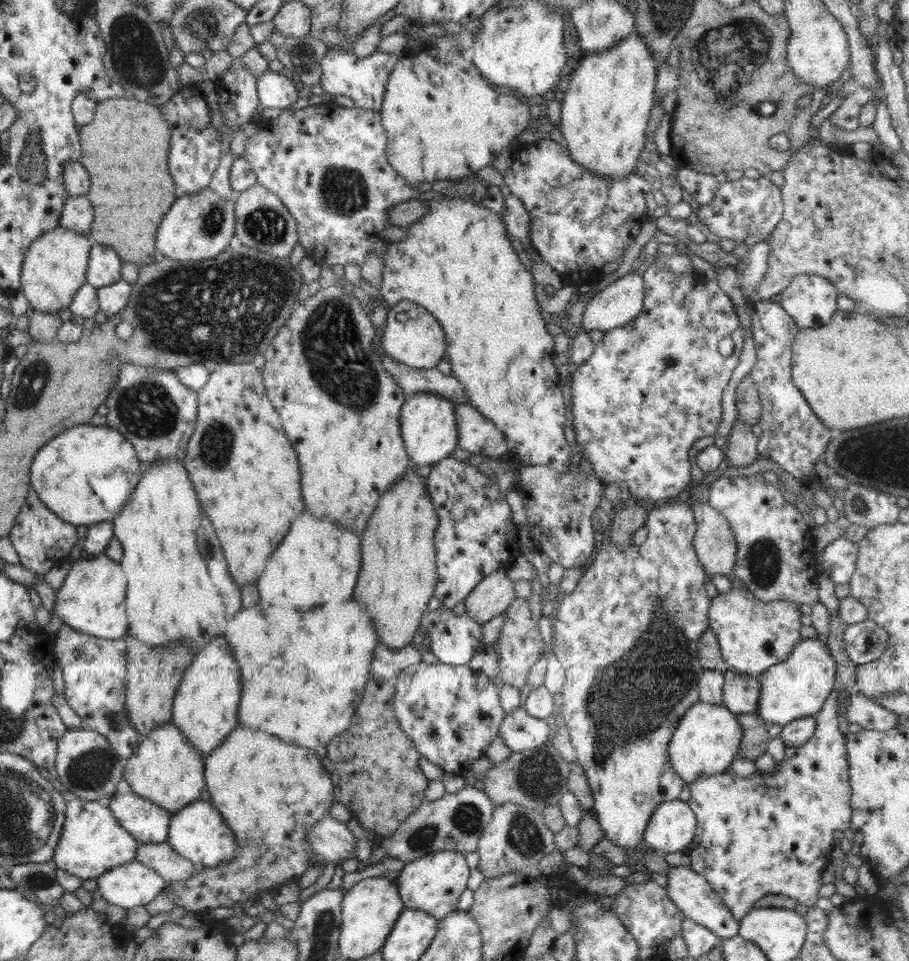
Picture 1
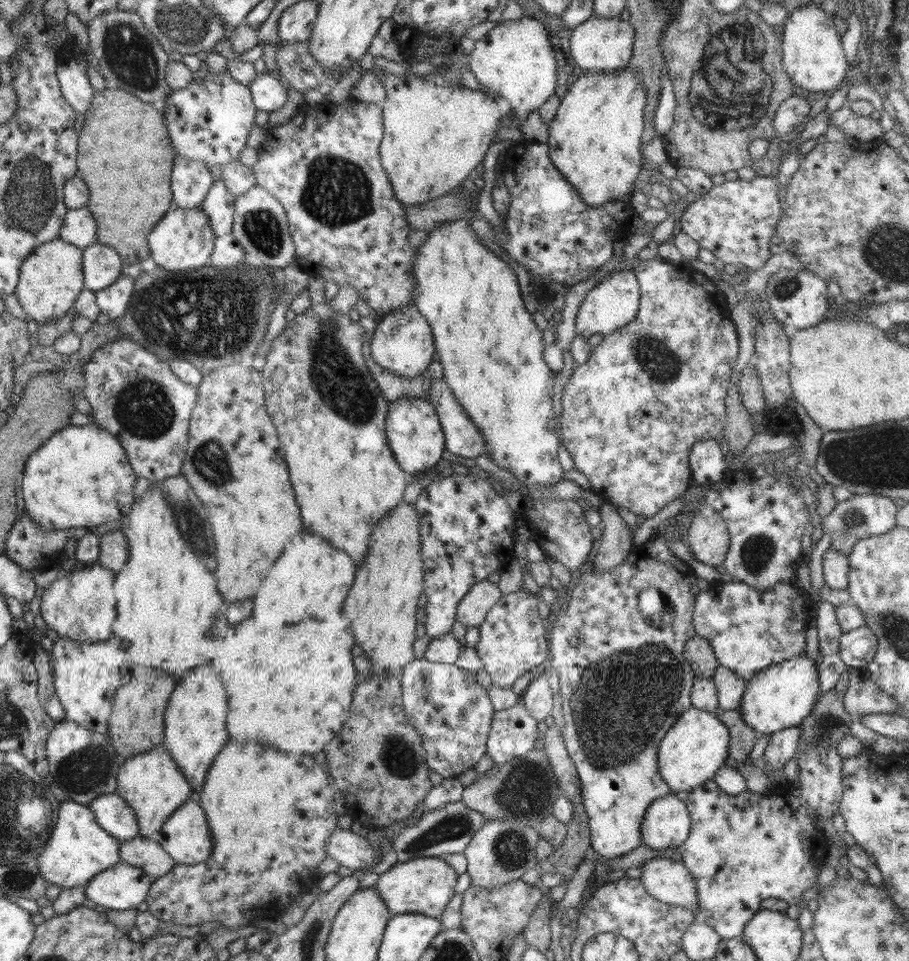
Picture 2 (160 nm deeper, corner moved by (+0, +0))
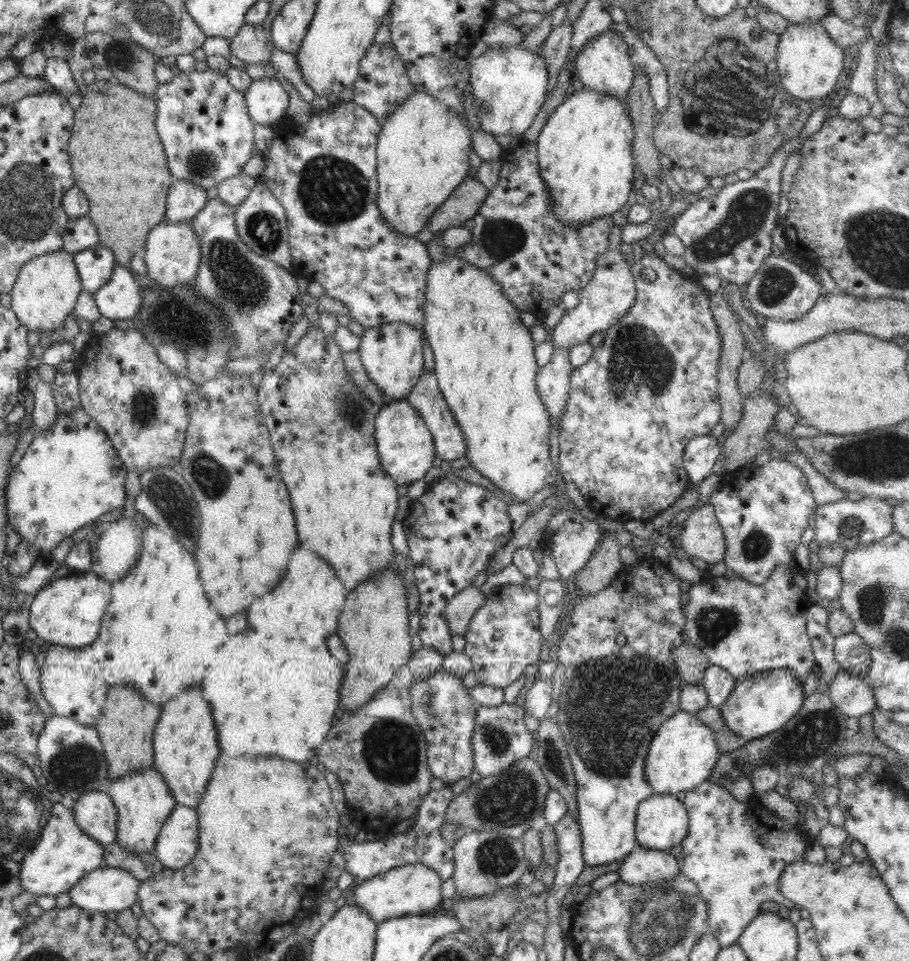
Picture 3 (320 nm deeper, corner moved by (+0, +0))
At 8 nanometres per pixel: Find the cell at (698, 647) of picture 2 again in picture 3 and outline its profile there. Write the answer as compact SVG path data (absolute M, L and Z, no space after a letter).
M683 643L671 651L671 657L678 667L678 675L684 685L702 684L706 668L710 666L710 663L700 647Z

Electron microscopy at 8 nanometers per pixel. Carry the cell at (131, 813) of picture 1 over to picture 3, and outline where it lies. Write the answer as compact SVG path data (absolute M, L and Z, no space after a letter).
M91 790L79 796L71 810L84 834L102 845L116 842L118 815L110 795Z

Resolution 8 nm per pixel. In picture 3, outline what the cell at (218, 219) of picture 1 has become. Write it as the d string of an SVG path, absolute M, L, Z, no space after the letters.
M190 220L185 222L164 222L166 224L158 224L148 234L143 258L147 274L154 280L155 284L159 284L164 288L174 288L179 284L188 284L191 280L195 280L202 260L202 253L200 253L200 243L193 231Z

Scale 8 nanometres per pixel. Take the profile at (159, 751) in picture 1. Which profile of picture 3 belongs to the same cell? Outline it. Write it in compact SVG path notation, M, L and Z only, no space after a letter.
M151 765L151 767L146 770L131 772L118 780L111 781L108 794L115 804L118 815L116 841L126 850L129 850L129 852L153 850L164 821L170 816L172 809L177 805L163 776Z

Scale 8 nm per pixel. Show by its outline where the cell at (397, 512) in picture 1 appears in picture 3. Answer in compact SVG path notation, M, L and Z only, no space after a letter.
M395 563L374 578L359 584L354 592L348 594L348 602L338 618L338 637L342 639L350 655L350 662L344 663L344 679L339 688L338 713L345 710L356 710L364 706L378 691L384 688L392 679L397 677L399 669L409 663L412 658L411 636L409 634L408 597L406 584L398 577Z

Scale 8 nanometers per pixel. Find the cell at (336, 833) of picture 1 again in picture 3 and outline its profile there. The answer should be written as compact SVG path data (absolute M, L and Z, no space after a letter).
M449 784L440 790L430 790L417 808L418 822L408 831L396 834L387 831L379 841L367 840L360 843L350 839L350 842L340 848L344 850L344 858L346 859L344 870L352 876L366 880L381 875L390 868L420 863L436 871L442 877L442 881L447 881L454 874L454 853L453 847L442 836L441 826L445 822L446 809L453 798L454 793L452 793Z

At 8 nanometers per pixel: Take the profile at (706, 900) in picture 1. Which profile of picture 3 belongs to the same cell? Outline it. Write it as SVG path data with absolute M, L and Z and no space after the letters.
M638 846L623 858L617 872L626 884L664 884L681 875L680 858L667 851Z

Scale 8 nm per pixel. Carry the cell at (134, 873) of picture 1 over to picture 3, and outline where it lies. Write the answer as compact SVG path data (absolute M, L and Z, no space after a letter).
M102 866L82 876L68 894L78 908L119 913L136 902L140 883L130 872Z

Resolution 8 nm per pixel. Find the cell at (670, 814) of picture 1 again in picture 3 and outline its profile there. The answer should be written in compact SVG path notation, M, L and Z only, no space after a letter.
M654 794L637 806L635 837L642 848L666 851L680 845L688 829L686 807L674 795Z

